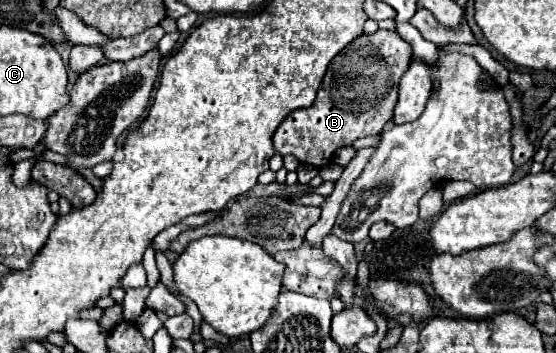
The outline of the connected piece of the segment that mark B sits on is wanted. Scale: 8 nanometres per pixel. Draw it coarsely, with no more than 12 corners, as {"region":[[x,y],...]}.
{"region":[[397,31],[351,41],[275,151],[317,169],[393,117],[413,49]]}

